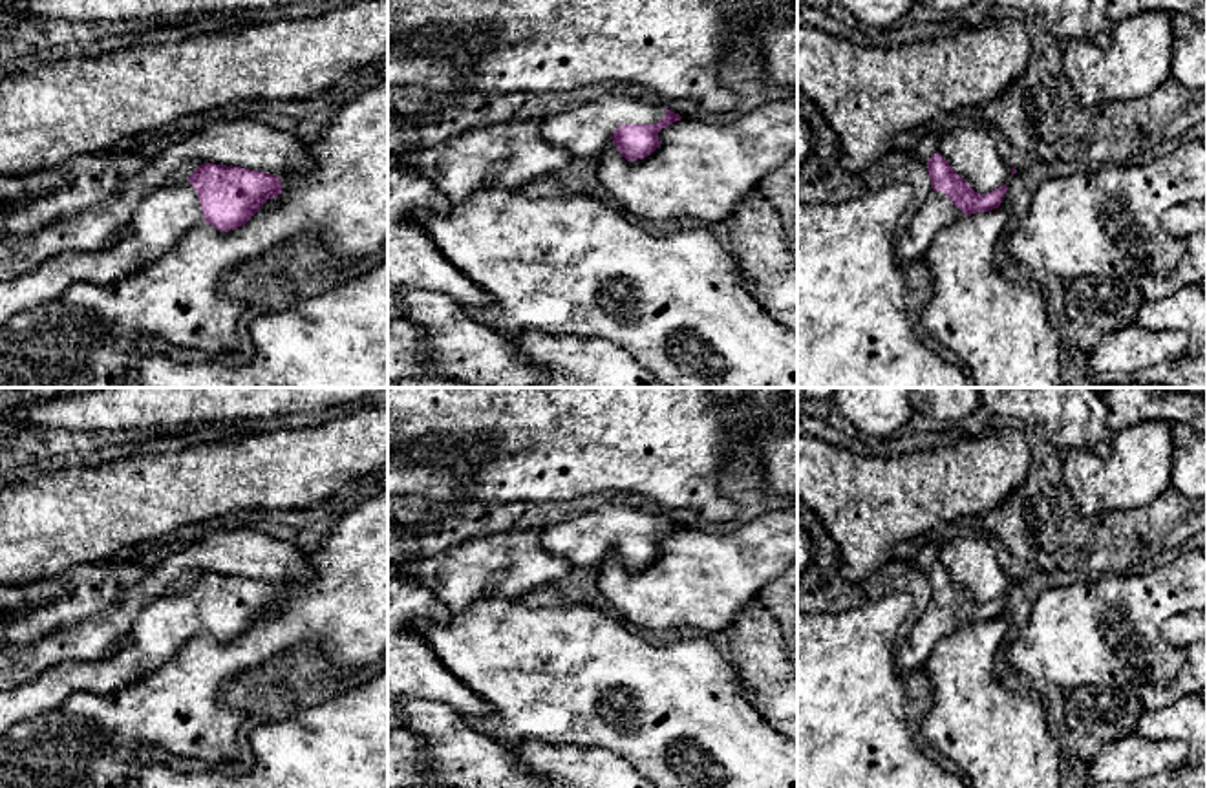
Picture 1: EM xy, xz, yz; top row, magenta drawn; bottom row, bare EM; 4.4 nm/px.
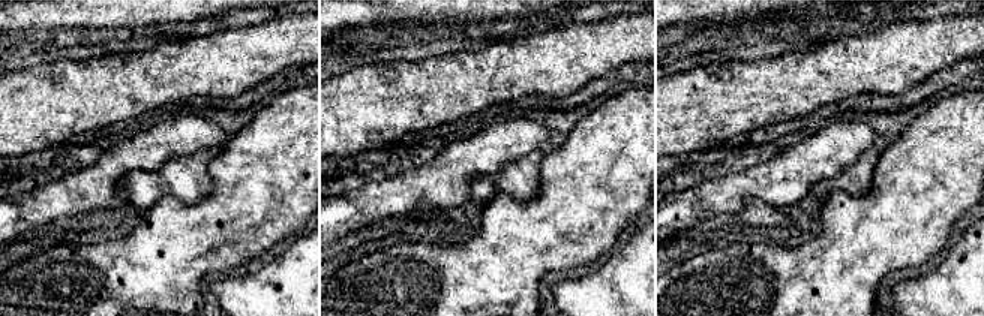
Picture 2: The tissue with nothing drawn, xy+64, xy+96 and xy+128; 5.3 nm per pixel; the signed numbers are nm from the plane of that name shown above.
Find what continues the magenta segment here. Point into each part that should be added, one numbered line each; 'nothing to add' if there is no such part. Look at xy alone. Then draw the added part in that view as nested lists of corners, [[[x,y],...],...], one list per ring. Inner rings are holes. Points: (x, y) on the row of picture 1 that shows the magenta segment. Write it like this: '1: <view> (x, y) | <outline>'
1: xy (165, 214) | [[[188,181],[148,192],[135,208],[130,230],[99,252],[62,252],[38,269],[0,282],[0,327],[15,314],[57,300],[77,282],[112,283],[161,260],[205,216]]]

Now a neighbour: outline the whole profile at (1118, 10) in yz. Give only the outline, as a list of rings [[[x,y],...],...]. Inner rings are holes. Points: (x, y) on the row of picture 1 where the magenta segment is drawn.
[[[1108,0],[1106,15],[1116,24],[1145,11],[1165,11],[1207,22],[1207,0]]]

